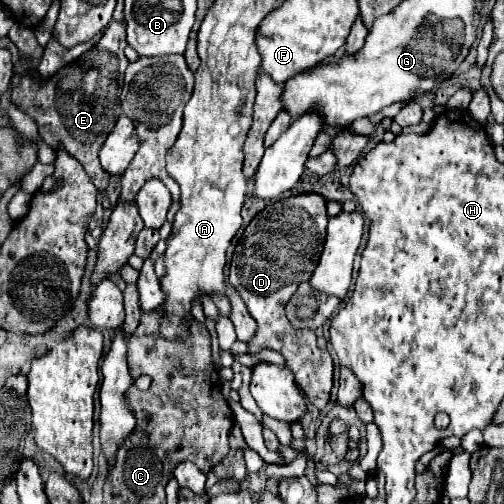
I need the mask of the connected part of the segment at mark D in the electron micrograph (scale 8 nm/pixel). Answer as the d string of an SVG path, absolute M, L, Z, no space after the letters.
M298 194L278 200L252 218L238 240L230 262L230 284L258 324L256 336L248 342L248 354L258 354L264 348L280 352L286 358L286 366L294 372L296 382L318 410L330 400L332 356L328 350L316 346L316 334L312 330L298 330L288 322L284 306L298 286L310 280L324 246L326 224L326 202L320 194Z

